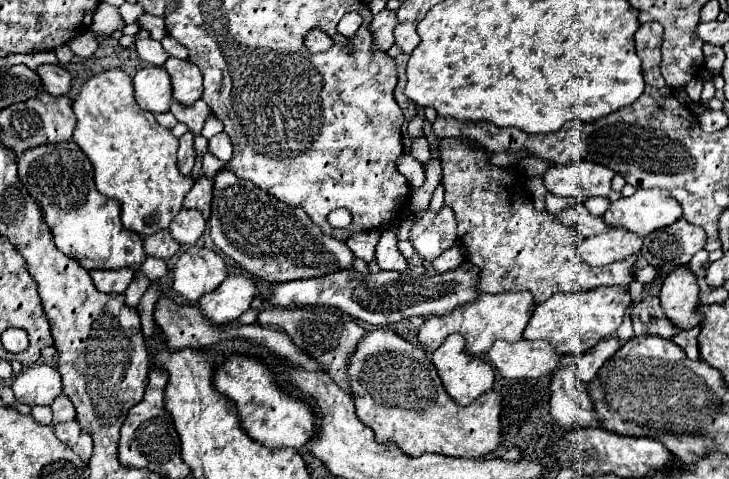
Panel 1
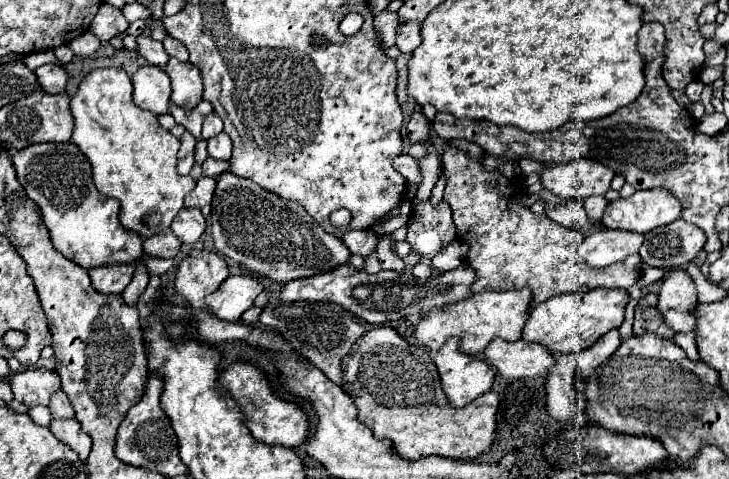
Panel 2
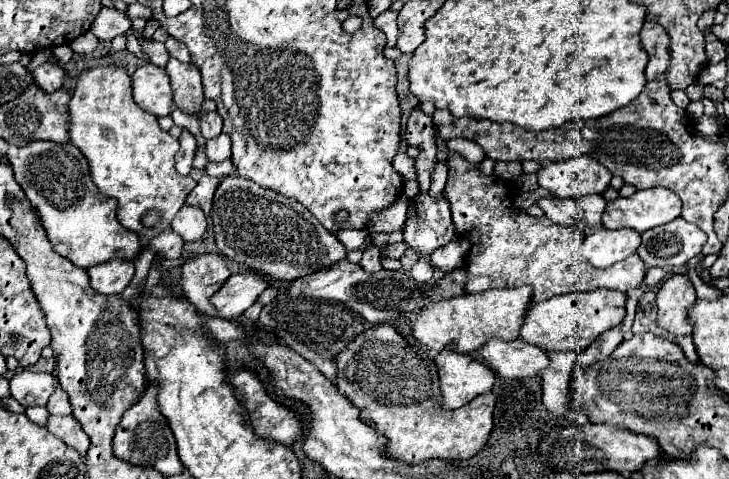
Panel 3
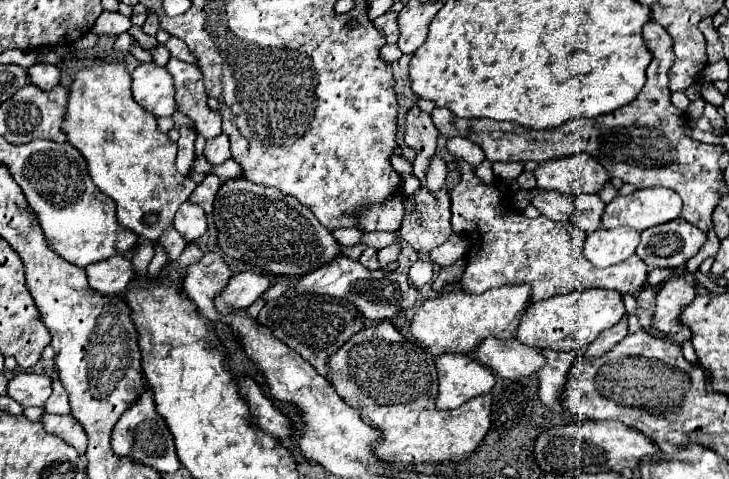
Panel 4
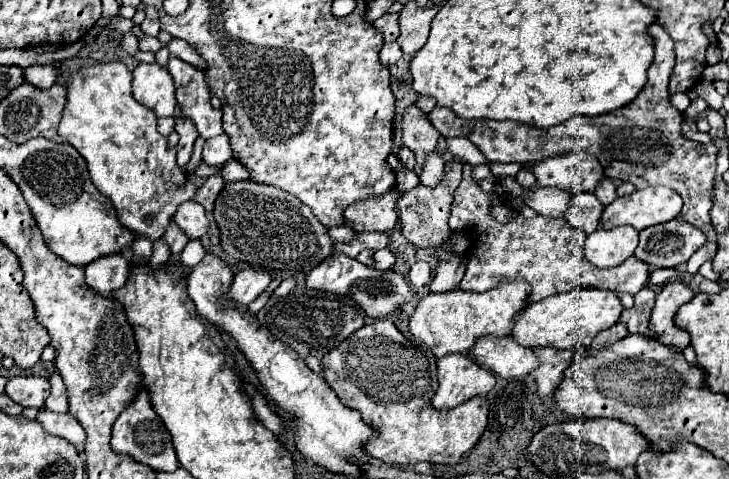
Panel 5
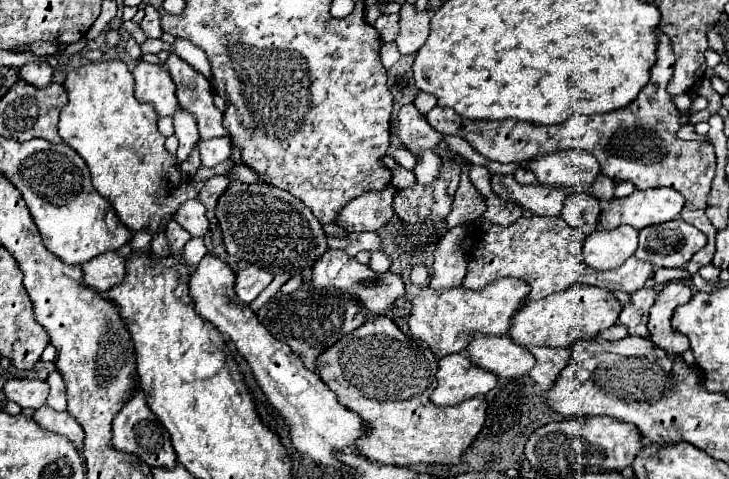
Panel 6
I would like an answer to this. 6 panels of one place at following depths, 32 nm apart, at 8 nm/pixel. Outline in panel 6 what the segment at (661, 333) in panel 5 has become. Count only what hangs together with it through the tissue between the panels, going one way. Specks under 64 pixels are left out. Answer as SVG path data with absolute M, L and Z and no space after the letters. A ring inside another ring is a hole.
M670 282L664 286L664 290L658 294L654 306L650 308L650 320L648 320L648 330L650 330L650 340L664 348L668 354L682 356L688 350L688 336L676 332L672 328L672 314L678 306L690 302L692 298L692 288L688 288L682 282Z

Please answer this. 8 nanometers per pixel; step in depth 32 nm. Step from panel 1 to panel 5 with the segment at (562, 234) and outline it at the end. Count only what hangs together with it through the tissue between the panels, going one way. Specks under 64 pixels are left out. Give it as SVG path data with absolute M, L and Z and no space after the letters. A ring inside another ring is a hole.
M464 162L462 182L454 192L450 228L454 232L462 232L472 242L472 250L468 252L466 274L458 288L470 292L486 292L498 286L504 280L524 280L532 286L530 300L538 302L542 298L562 294L580 286L606 288L614 292L636 294L646 286L650 276L650 266L632 255L616 268L598 270L586 262L583 246L586 233L572 227L566 220L550 220L544 216L524 218L514 216L508 222L498 222L492 216L492 200L494 192L486 192L472 178L472 166Z

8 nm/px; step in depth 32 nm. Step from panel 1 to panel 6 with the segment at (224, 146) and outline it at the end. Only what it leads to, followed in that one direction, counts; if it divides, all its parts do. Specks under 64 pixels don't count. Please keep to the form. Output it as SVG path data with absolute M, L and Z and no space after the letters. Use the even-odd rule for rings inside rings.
M220 136L220 138L204 140L200 144L200 156L202 156L202 164L208 166L208 168L226 162L232 156L230 138L228 136Z

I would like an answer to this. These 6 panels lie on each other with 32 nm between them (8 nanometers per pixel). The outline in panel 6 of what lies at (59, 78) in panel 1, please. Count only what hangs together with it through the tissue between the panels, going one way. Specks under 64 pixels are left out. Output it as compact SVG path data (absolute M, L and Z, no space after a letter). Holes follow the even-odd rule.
M26 64L20 68L22 80L36 86L36 88L46 88L52 82L54 68L50 64Z

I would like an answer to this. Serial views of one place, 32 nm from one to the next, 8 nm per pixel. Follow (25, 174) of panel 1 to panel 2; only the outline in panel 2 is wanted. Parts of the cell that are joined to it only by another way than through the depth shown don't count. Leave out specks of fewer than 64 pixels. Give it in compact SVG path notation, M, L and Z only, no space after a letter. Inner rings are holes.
M74 142L64 144L32 144L24 150L8 148L12 154L16 176L34 204L40 208L42 220L50 230L54 248L82 268L138 264L144 258L142 238L126 230L120 220L120 202L98 194L92 182L92 166Z

